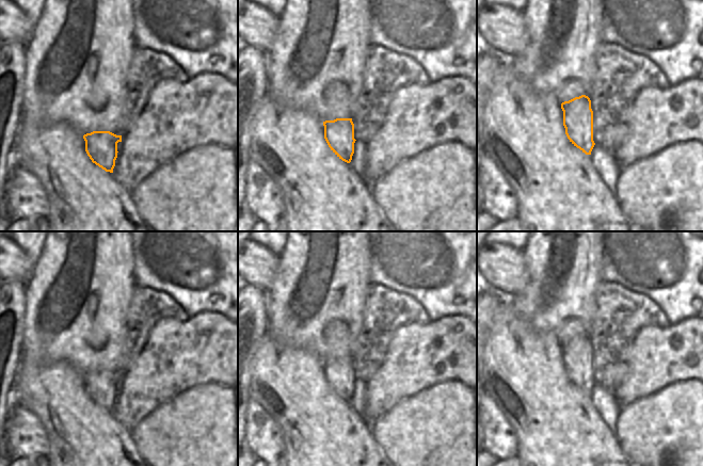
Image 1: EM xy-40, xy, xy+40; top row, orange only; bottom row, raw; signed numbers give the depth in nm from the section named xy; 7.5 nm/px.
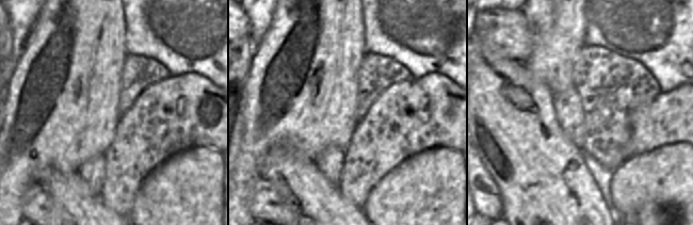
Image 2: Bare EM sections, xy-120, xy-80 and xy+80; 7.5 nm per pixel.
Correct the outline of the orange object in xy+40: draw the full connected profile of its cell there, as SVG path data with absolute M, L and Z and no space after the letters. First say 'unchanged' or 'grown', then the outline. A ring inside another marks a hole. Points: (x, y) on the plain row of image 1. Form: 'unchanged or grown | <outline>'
unchanged | M581 334L561 342L563 365L570 381L586 393L591 393L593 380L593 350L591 339Z

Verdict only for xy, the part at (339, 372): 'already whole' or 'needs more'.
already whole

